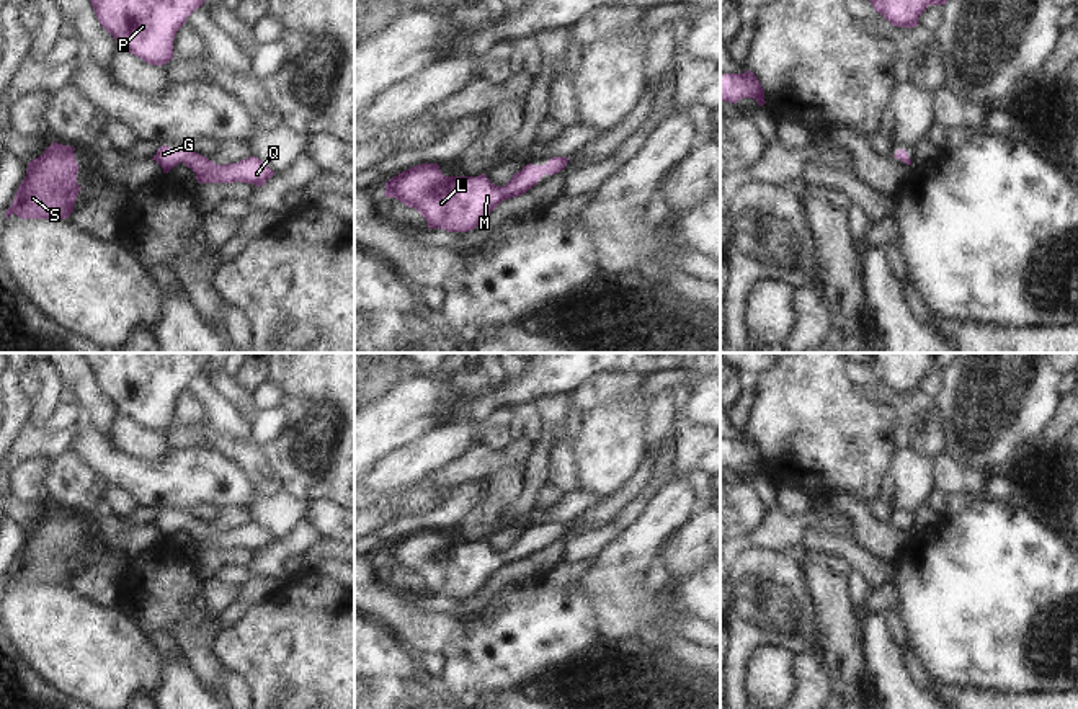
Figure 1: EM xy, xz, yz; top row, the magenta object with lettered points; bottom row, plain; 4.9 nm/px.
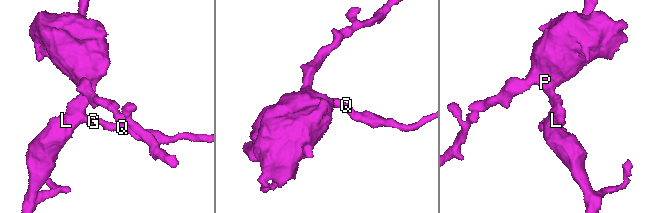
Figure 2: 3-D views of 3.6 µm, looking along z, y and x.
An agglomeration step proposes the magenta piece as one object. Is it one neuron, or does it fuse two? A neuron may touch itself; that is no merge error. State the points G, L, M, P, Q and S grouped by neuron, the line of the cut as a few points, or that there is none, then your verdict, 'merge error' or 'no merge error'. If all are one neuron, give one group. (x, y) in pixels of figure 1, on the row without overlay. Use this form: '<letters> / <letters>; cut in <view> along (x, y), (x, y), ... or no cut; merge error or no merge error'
G L M P Q S; no cut; no merge error

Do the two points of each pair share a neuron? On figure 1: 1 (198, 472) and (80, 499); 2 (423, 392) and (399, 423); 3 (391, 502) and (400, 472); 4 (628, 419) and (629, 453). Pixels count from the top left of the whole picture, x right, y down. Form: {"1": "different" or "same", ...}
{"1": "different", "2": "same", "3": "different", "4": "same"}

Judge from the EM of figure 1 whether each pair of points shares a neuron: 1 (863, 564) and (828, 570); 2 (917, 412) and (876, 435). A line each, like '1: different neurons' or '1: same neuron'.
1: different neurons
2: different neurons

